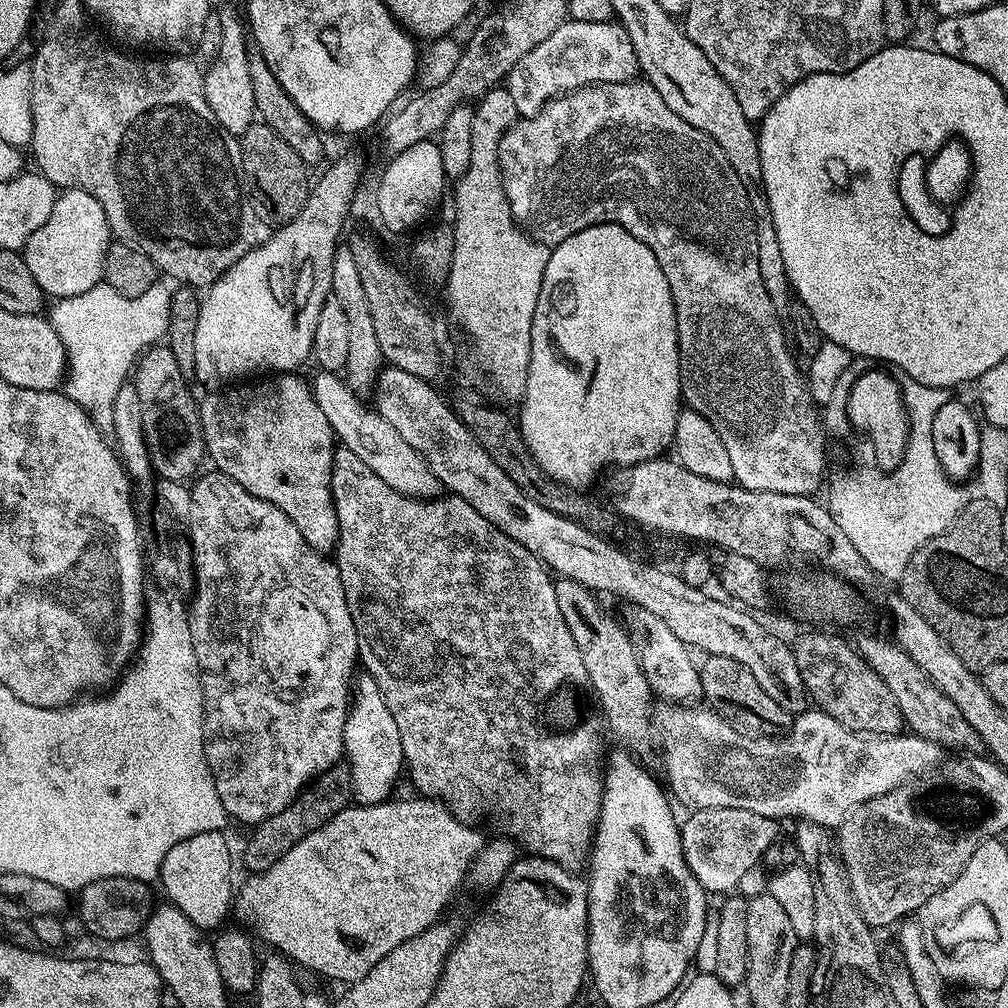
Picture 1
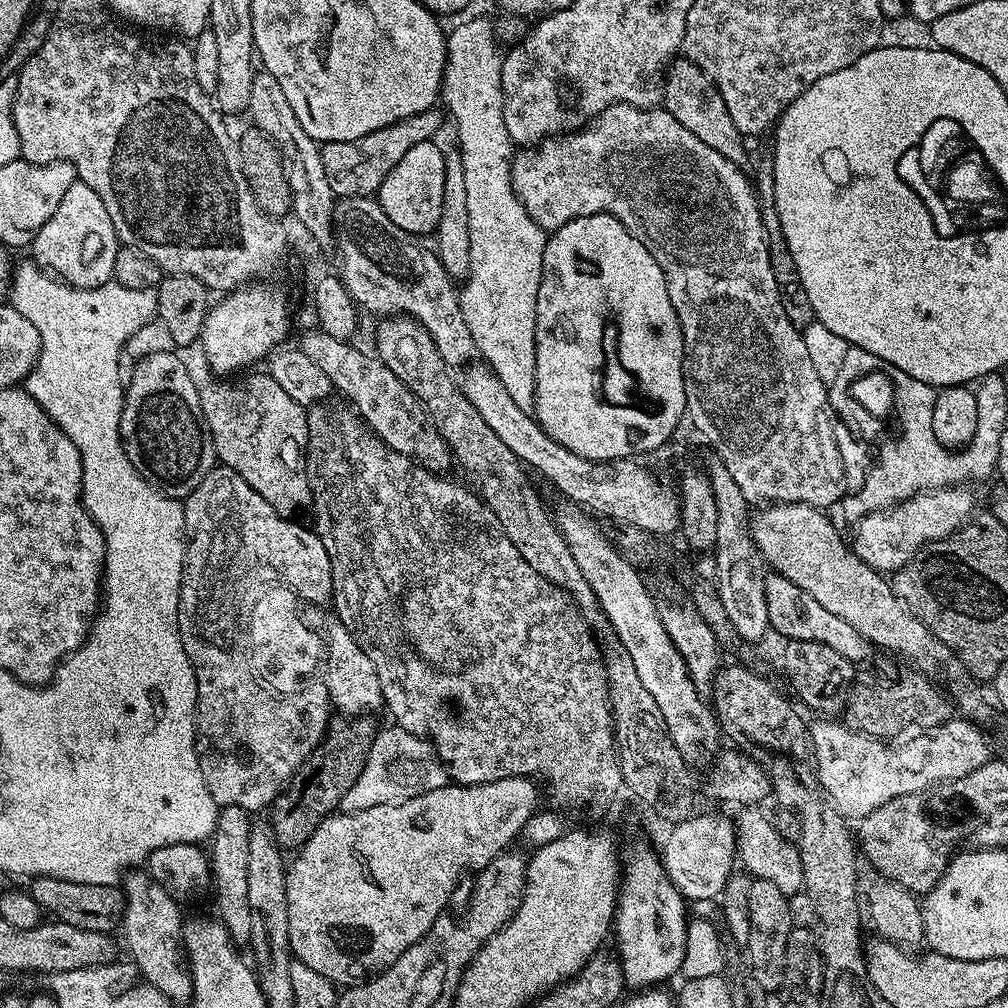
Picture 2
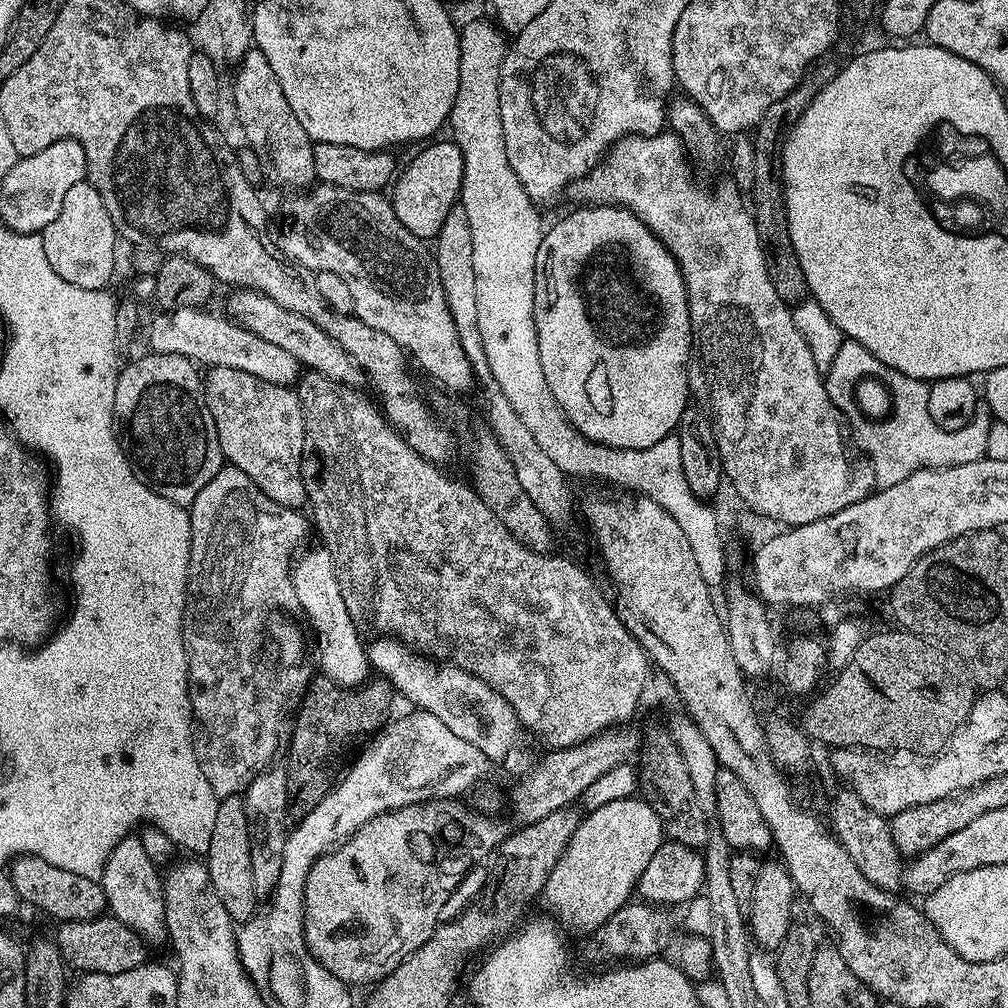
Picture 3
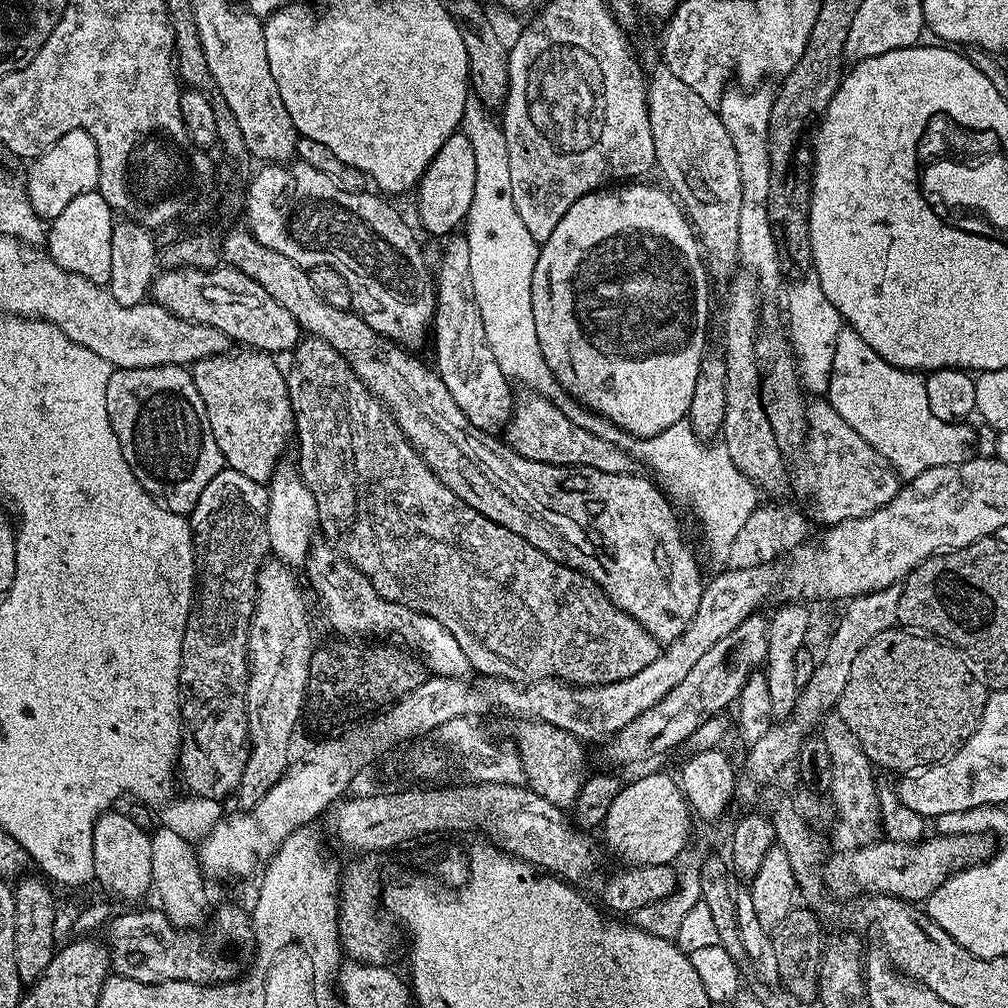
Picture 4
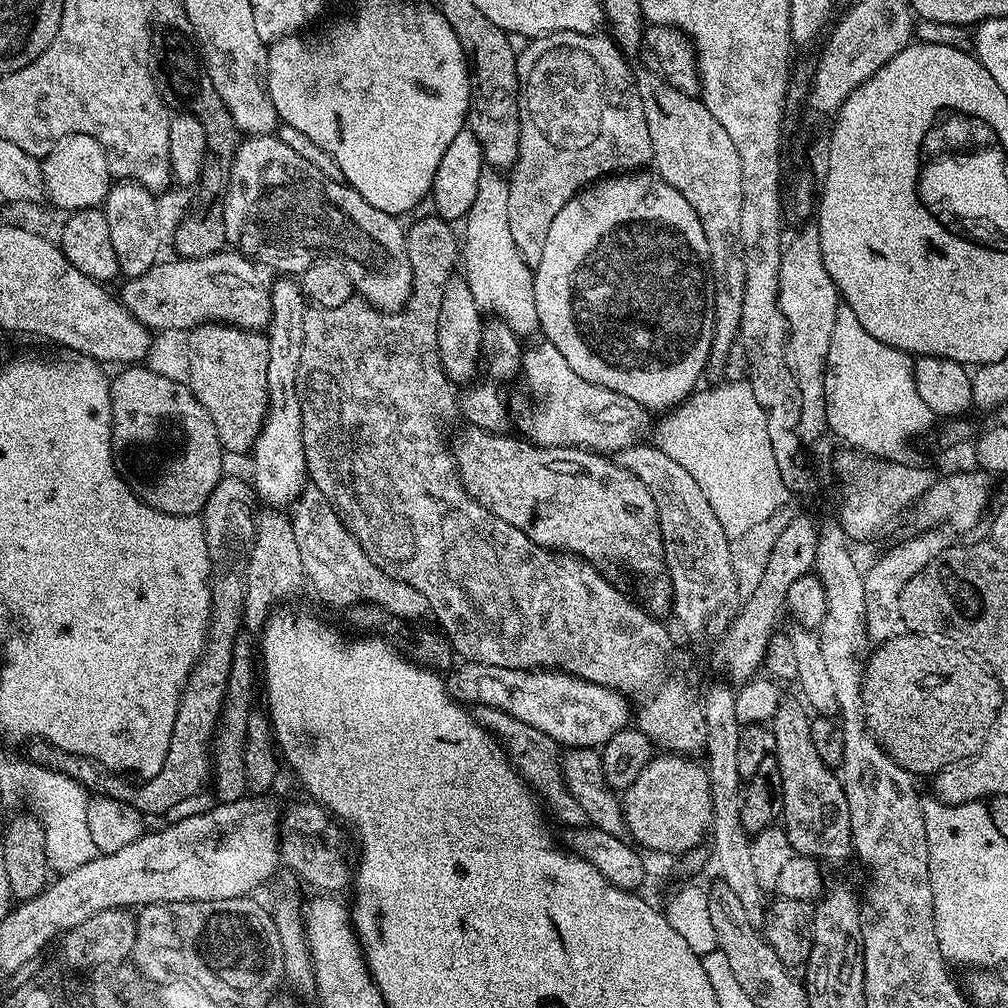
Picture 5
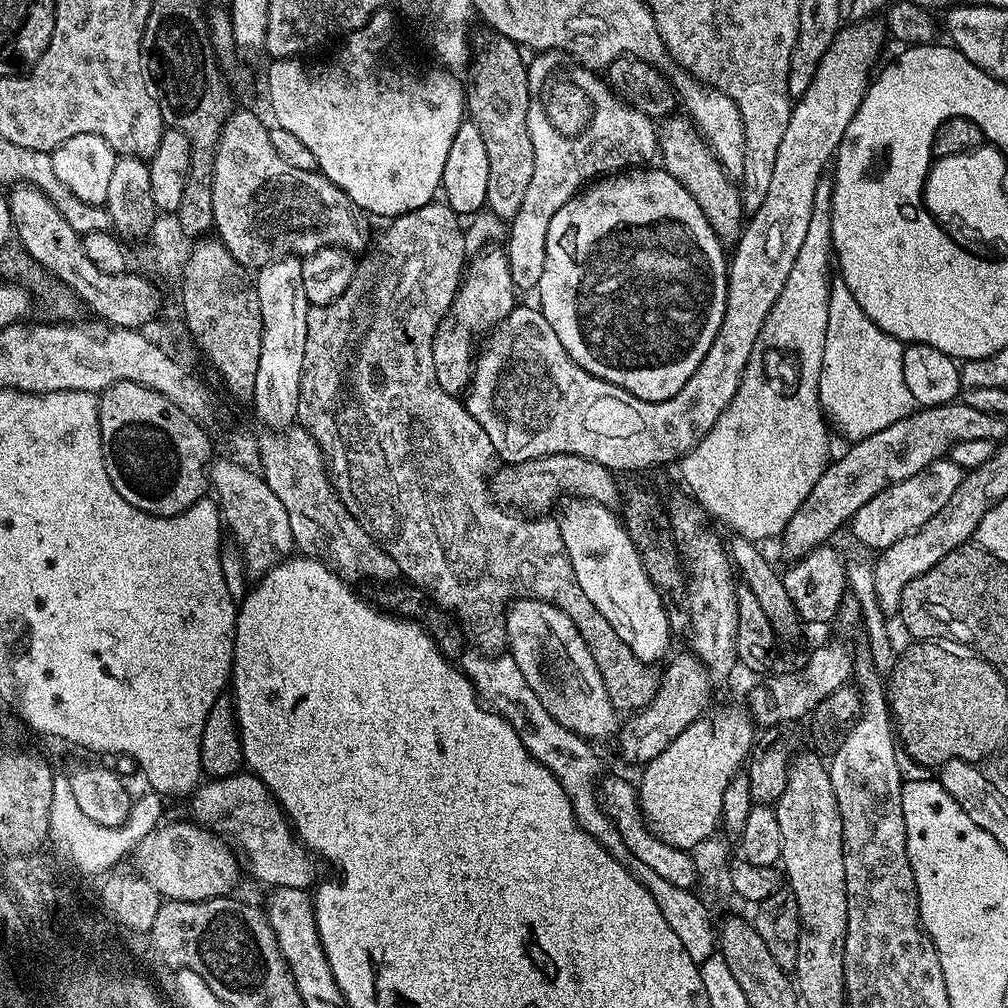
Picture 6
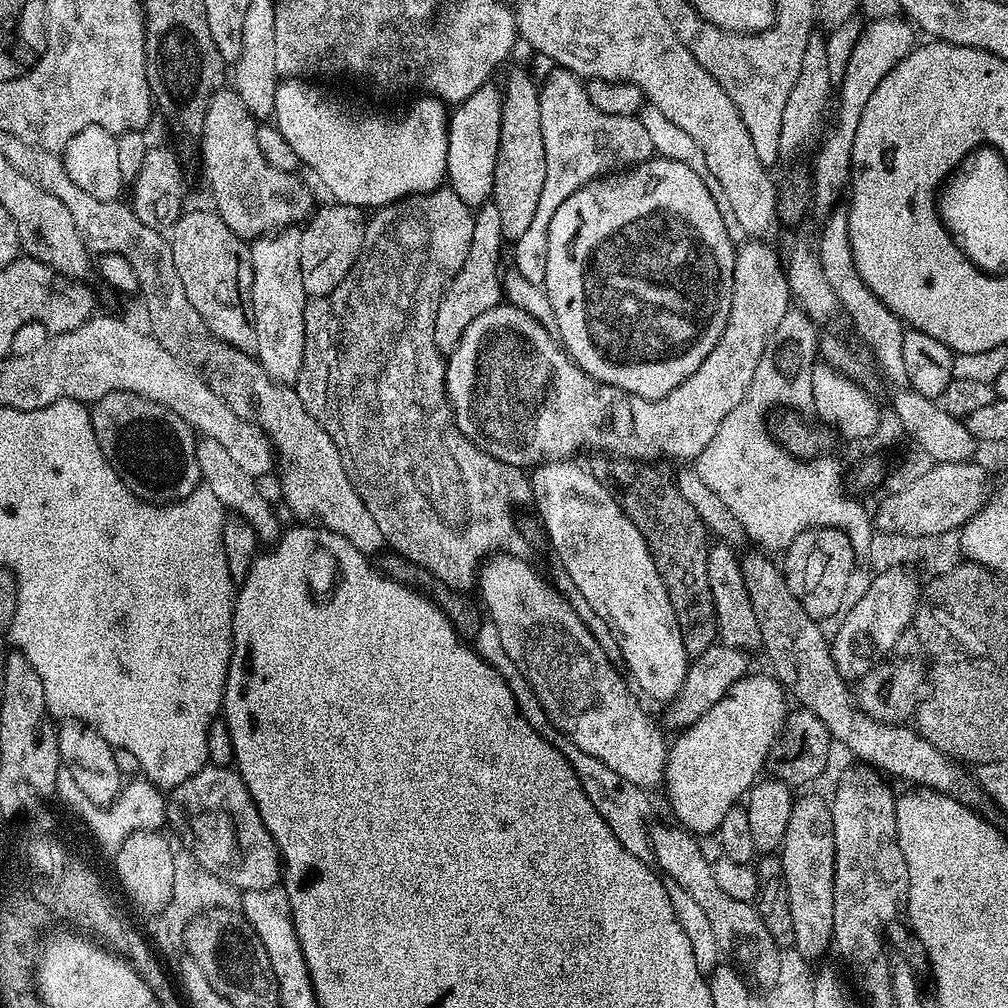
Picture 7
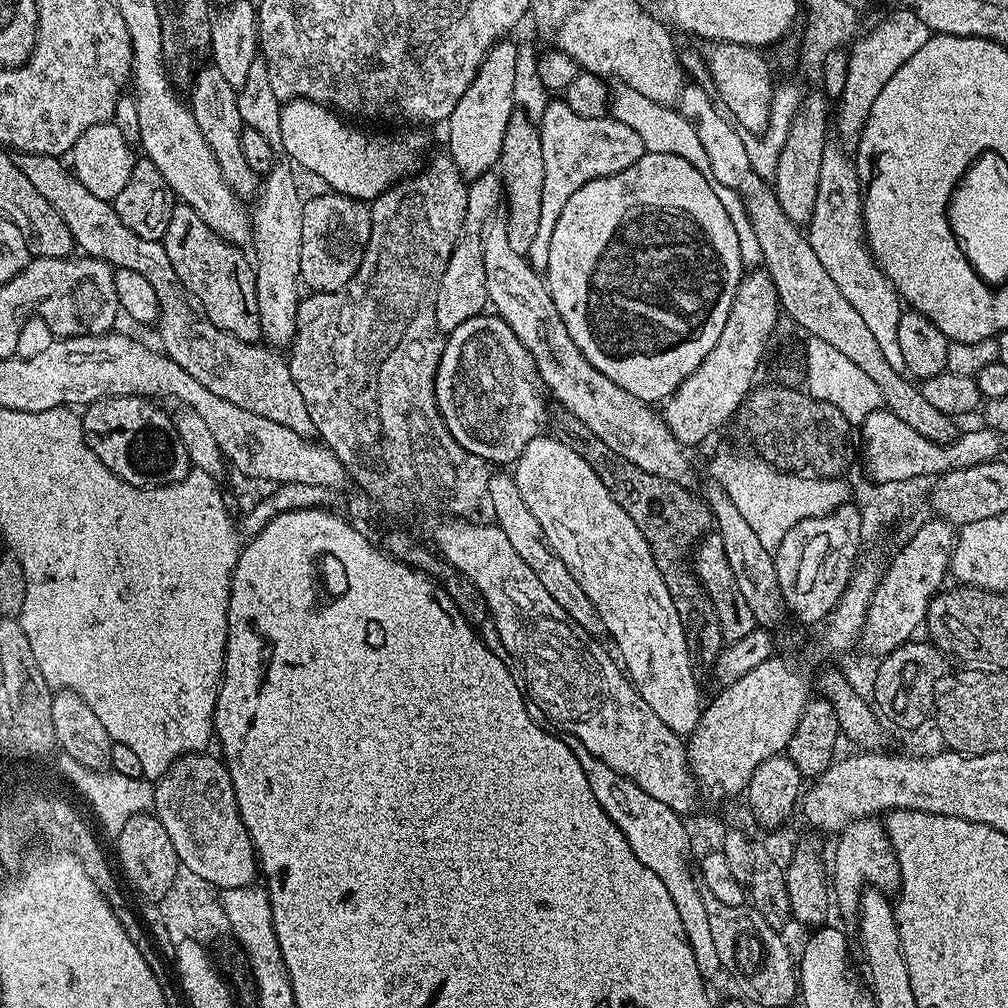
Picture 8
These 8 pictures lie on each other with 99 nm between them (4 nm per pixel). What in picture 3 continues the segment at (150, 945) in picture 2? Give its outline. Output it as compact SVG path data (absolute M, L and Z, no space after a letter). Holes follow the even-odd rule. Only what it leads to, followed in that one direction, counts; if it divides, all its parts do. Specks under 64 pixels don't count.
M128 835L118 842L108 858L99 883L104 888L107 911L118 922L130 926L145 942L165 939L164 889L162 872L154 861L146 856L142 842L135 835Z

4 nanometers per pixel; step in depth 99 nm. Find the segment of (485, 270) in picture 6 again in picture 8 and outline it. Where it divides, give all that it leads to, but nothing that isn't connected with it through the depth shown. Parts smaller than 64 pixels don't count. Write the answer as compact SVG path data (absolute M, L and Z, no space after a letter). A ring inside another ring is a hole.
M485 174L475 177L468 184L468 201L464 215L464 227L460 233L454 250L450 254L450 262L442 274L442 282L438 286L436 299L436 321L441 333L454 331L462 322L481 315L488 304L486 290L486 271L483 265L483 238L482 233L489 223L488 215L502 196L502 185L495 175Z

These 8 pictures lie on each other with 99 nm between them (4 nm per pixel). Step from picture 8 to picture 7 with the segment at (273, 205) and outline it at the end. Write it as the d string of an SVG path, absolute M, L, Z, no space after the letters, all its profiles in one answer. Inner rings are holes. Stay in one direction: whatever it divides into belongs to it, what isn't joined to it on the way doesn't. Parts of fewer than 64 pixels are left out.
M299 227L282 228L251 241L252 305L254 330L258 338L255 357L270 379L285 386L295 385L304 357L304 311L309 294L302 286Z

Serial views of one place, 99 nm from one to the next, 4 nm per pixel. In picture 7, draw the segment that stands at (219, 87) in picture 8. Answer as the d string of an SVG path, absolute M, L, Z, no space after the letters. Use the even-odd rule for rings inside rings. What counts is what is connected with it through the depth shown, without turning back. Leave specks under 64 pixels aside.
M221 86L206 106L206 118L198 137L200 152L204 155L204 176L208 179L208 188L212 191L213 202L216 203L214 211L245 242L278 232L282 228L291 228L300 222L296 220L307 221L314 212L312 192L299 180L299 175L275 169L264 160L256 137L257 127L257 117L251 116L245 110L236 91L231 87Z

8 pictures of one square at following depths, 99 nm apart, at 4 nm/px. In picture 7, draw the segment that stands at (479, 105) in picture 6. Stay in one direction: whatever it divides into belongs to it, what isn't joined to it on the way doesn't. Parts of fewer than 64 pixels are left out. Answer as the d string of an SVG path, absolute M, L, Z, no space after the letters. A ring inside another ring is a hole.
M512 72L508 81L502 84L500 102L500 137L498 138L498 158L494 162L494 186L491 203L498 206L498 222L502 226L505 241L514 242L534 222L534 210L538 208L538 198L542 194L542 182L546 182L546 142L542 142L542 110L540 109L540 88L524 72Z

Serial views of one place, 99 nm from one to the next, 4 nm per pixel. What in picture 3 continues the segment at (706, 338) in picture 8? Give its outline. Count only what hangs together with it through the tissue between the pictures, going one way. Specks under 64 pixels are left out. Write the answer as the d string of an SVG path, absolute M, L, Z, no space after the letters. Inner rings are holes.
M614 204L580 206L577 209L577 212L562 217L552 229L544 232L536 255L534 322L538 334L538 354L542 358L542 374L546 374L546 382L550 382L550 390L558 406L562 406L564 417L575 431L581 432L596 444L605 444L611 448L654 446L654 442L677 431L677 425L689 407L688 370L692 358L692 323L684 274L678 261L669 254L668 247L630 210Z

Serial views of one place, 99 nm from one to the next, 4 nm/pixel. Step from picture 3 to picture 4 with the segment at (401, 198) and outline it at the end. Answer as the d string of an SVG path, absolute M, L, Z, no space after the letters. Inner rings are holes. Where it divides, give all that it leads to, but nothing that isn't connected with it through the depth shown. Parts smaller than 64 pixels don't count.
M457 130L442 142L442 150L434 154L416 185L415 196L420 224L432 236L447 237L457 231L455 228L459 224L461 227L467 221L470 202L474 202L474 146L470 146L470 138L466 138L463 131Z

